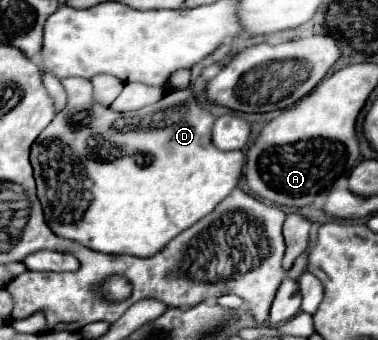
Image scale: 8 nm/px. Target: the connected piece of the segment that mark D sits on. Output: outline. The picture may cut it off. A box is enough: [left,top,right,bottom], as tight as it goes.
[30,51,246,257]

